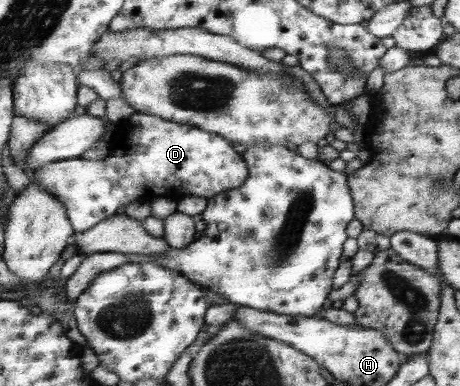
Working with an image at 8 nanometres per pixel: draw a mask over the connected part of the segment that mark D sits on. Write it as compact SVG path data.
M134 111L133 115L120 123L120 132L113 142L112 156L107 159L64 159L46 163L31 173L36 183L65 204L76 233L95 228L100 221L115 214L119 207L137 198L149 202L157 196L165 196L175 201L188 195L207 199L243 185L248 177L248 166L243 155L235 152L224 136L201 131L200 128L189 124L173 123L172 120L161 119L160 116Z

